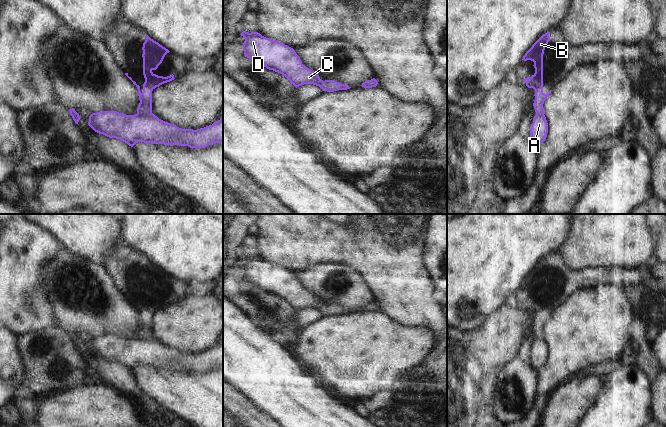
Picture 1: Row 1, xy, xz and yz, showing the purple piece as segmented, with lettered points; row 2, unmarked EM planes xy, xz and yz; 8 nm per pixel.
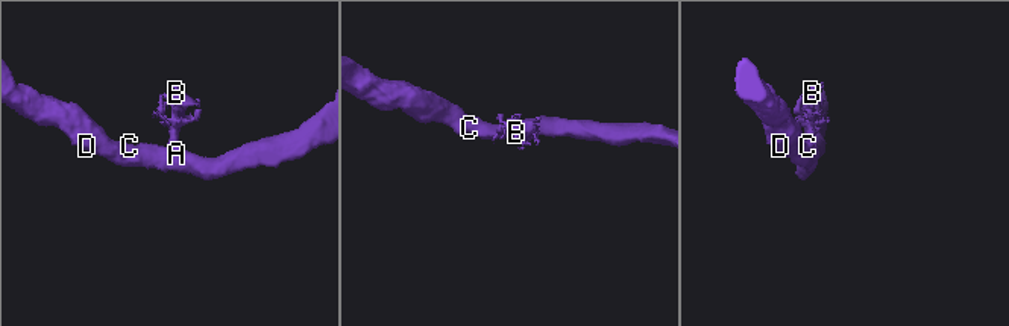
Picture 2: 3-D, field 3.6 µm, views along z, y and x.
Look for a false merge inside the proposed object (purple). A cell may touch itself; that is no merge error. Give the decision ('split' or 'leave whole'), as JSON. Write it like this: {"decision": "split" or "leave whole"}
{"decision": "split"}

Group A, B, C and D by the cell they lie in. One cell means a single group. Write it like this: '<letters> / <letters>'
A C D / B

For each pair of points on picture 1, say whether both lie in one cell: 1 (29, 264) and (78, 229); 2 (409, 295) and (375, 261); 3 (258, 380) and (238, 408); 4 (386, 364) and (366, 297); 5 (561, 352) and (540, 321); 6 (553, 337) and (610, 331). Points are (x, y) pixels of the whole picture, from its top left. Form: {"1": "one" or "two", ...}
{"1": "two", "2": "one", "3": "two", "4": "two", "5": "two", "6": "one"}

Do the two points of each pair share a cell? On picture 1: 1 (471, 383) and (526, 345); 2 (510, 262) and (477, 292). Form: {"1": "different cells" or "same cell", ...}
{"1": "different cells", "2": "same cell"}

